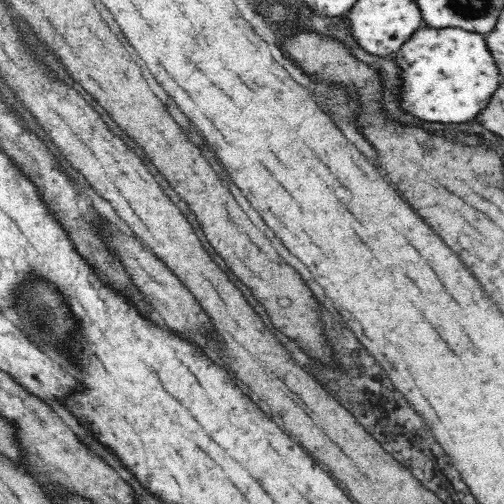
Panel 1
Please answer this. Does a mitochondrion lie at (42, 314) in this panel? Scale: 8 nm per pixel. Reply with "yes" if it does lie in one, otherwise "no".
yes

